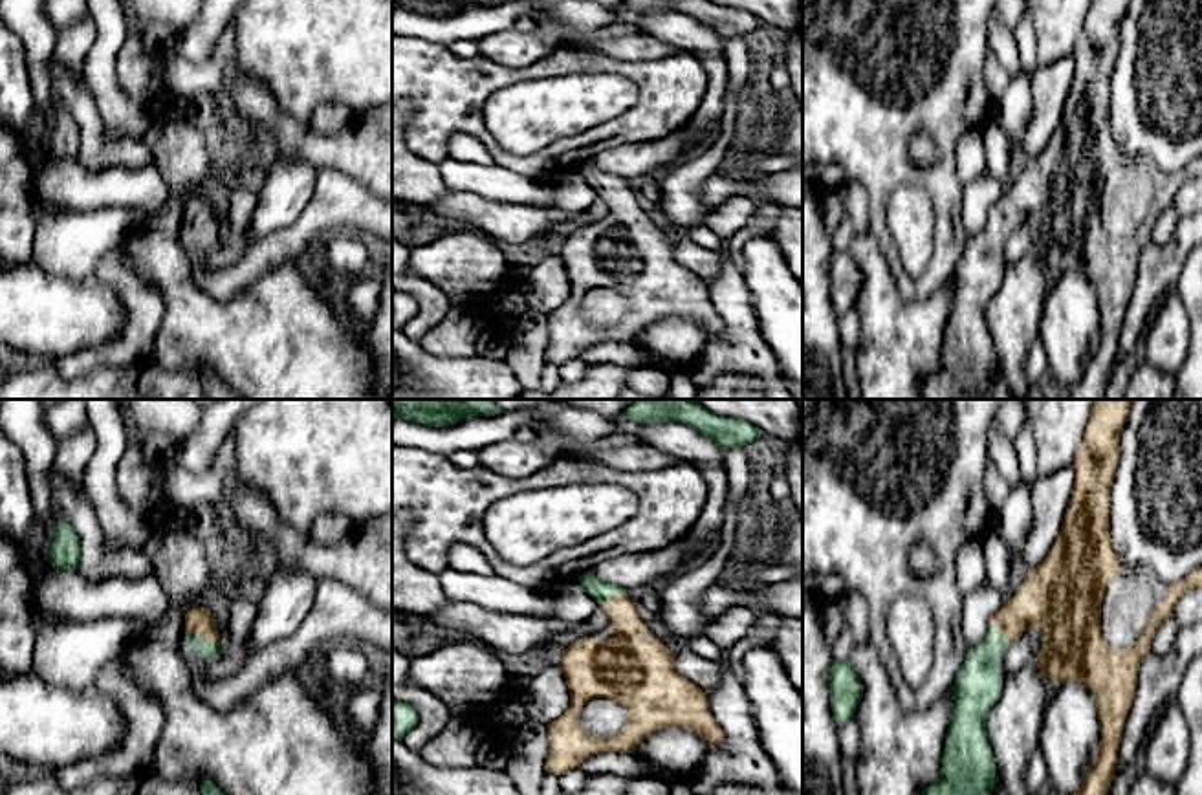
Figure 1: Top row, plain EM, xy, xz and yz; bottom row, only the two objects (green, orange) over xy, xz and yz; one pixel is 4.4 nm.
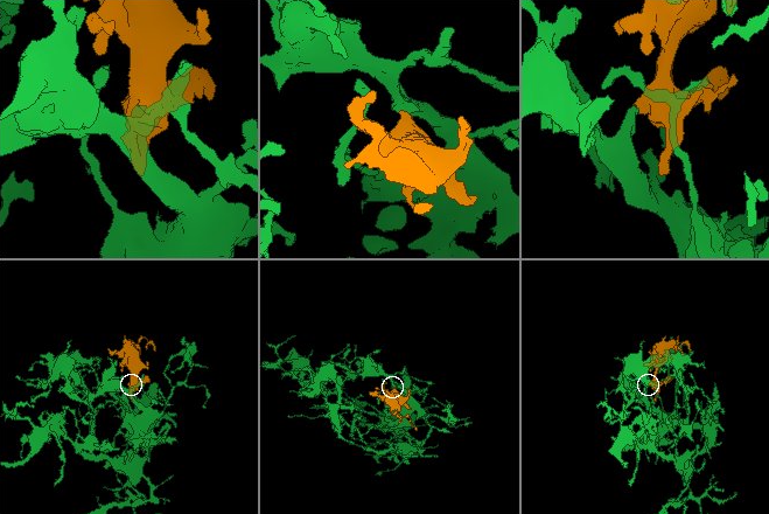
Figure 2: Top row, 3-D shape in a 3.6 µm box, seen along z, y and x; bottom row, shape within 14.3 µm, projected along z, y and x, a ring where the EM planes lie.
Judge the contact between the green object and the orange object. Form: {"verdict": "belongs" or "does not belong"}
{"verdict": "belongs"}

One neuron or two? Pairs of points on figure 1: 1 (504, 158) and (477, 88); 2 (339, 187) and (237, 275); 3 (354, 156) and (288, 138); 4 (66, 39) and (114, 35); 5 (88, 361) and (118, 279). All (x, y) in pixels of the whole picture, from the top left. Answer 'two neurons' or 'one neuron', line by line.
1: one neuron
2: one neuron
3: one neuron
4: two neurons
5: one neuron

